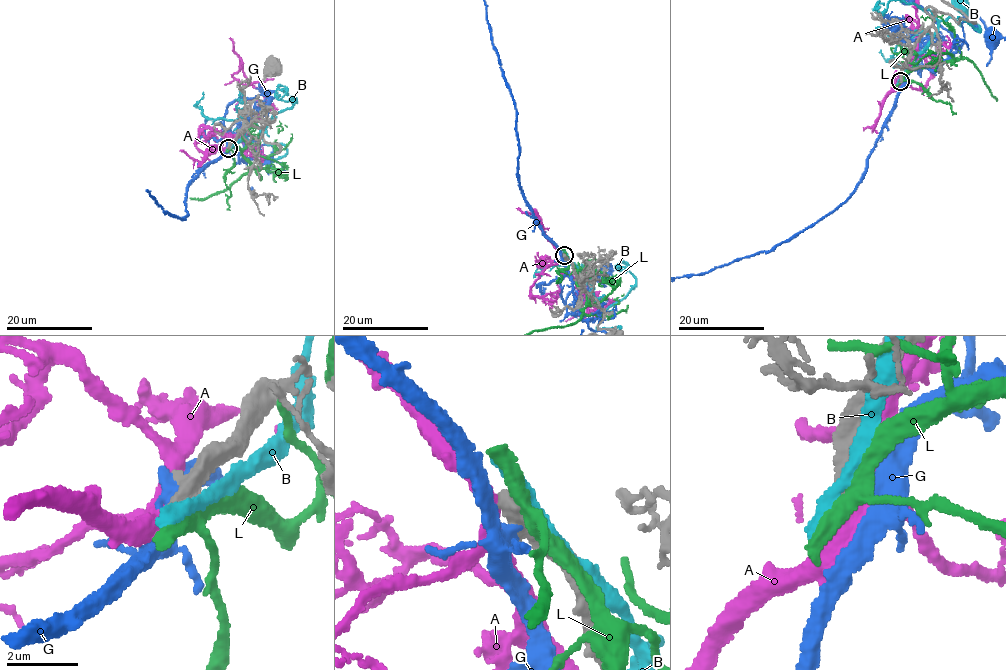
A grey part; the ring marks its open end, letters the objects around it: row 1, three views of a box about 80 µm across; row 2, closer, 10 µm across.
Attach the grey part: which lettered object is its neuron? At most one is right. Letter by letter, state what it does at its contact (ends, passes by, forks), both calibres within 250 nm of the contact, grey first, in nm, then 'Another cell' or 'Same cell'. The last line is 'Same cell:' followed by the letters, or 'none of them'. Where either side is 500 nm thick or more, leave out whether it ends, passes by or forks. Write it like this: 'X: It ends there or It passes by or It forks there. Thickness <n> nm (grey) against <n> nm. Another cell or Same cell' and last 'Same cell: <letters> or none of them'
A: Thickness 500 nm (grey) against 460 nm. Another cell
B: Thickness 600 nm (grey) against 360 nm. Another cell
G: Thickness 650 nm (grey) against 480 nm. Another cell
L: Thickness 550 nm (grey) against 360 nm. Another cell
Same cell: none of them

